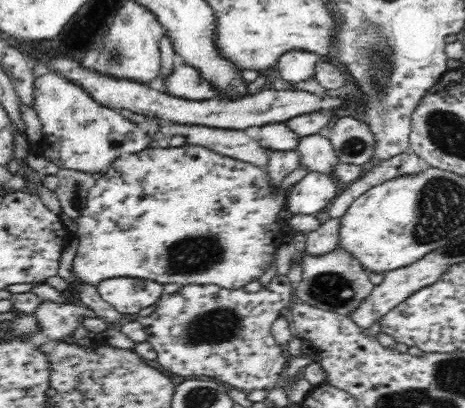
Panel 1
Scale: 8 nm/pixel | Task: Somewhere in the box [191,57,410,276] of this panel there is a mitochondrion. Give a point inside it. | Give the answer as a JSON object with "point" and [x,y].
{"point":[356,147]}

